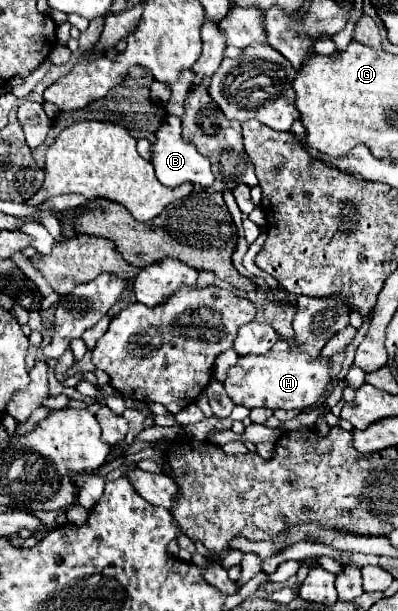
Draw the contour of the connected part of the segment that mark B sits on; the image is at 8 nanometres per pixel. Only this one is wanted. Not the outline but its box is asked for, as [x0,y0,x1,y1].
[150,116,214,188]

